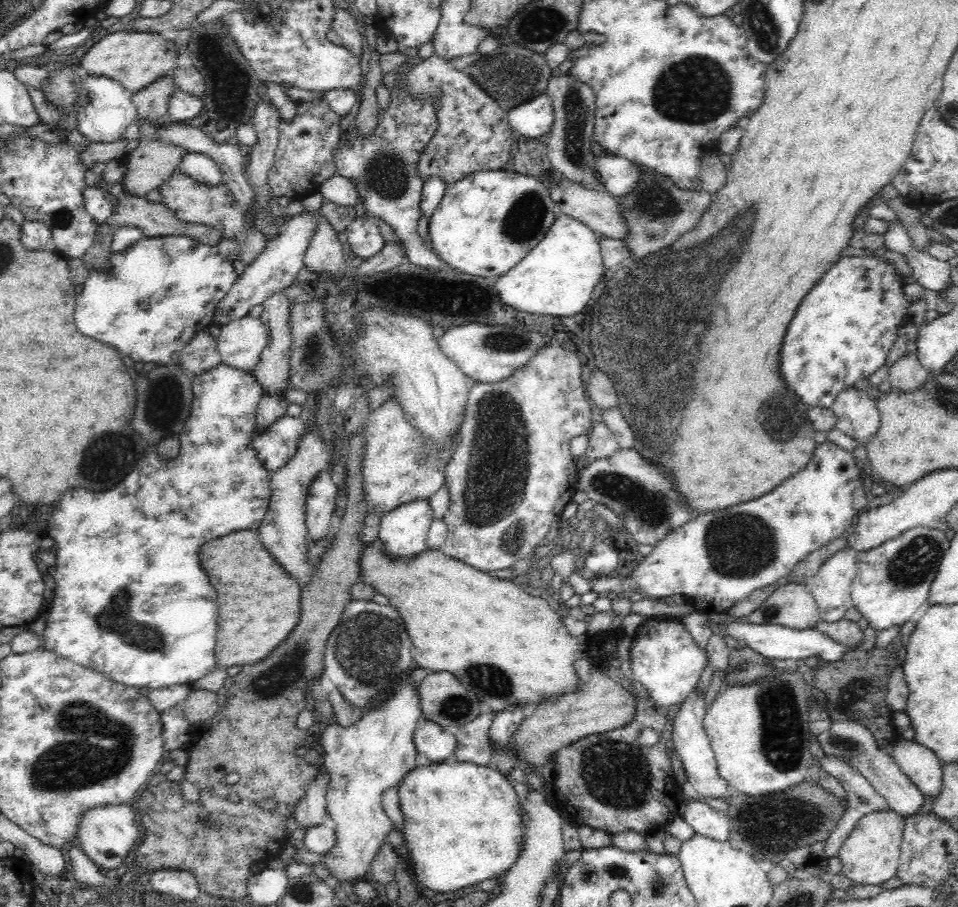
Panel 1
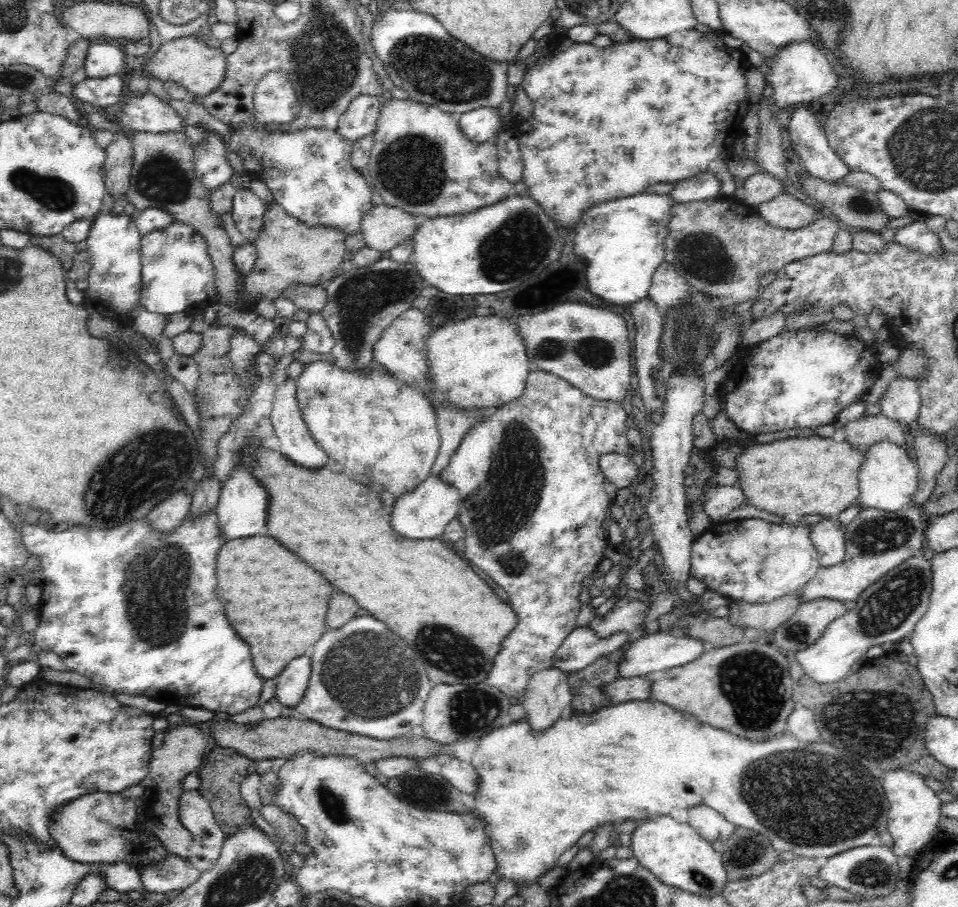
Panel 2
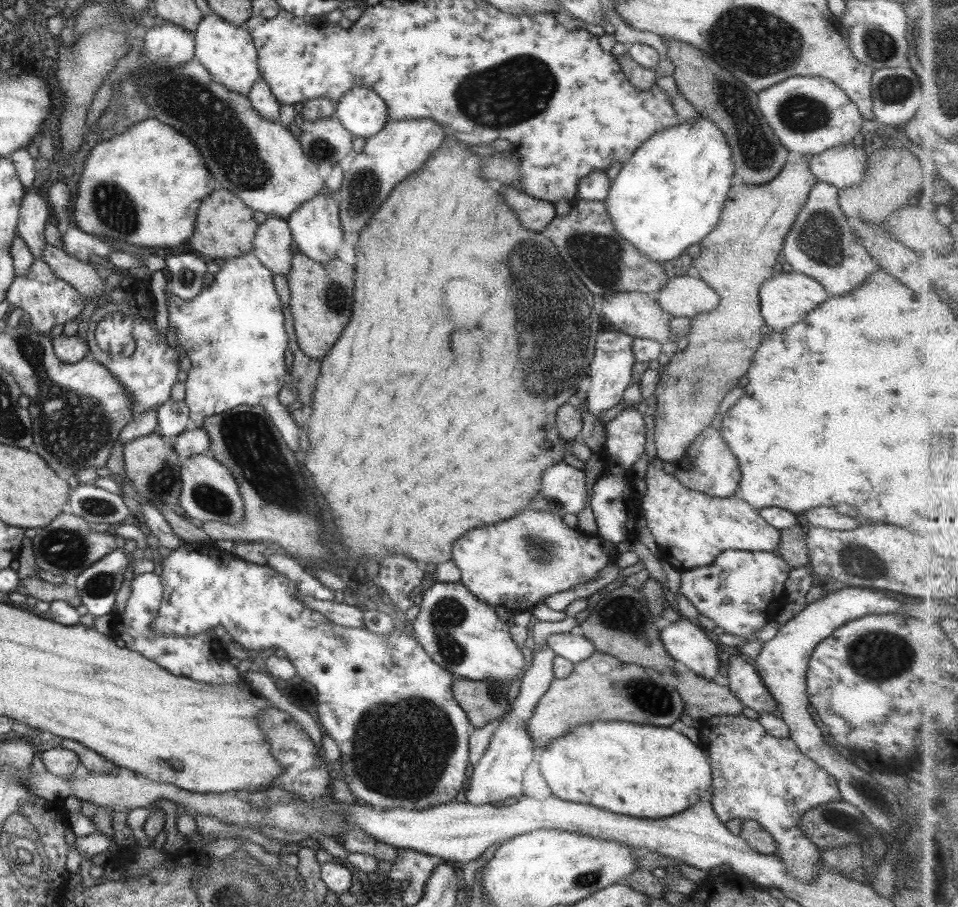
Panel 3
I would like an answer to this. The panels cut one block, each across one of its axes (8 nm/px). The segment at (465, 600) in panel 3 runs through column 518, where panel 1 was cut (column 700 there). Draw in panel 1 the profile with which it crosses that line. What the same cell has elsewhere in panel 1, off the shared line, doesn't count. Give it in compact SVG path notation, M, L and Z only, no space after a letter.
M665 615L647 618L638 627L631 640L631 651L631 677L648 691L655 710L663 714L671 706L681 704L694 690L707 666L707 652L698 647L680 621Z

